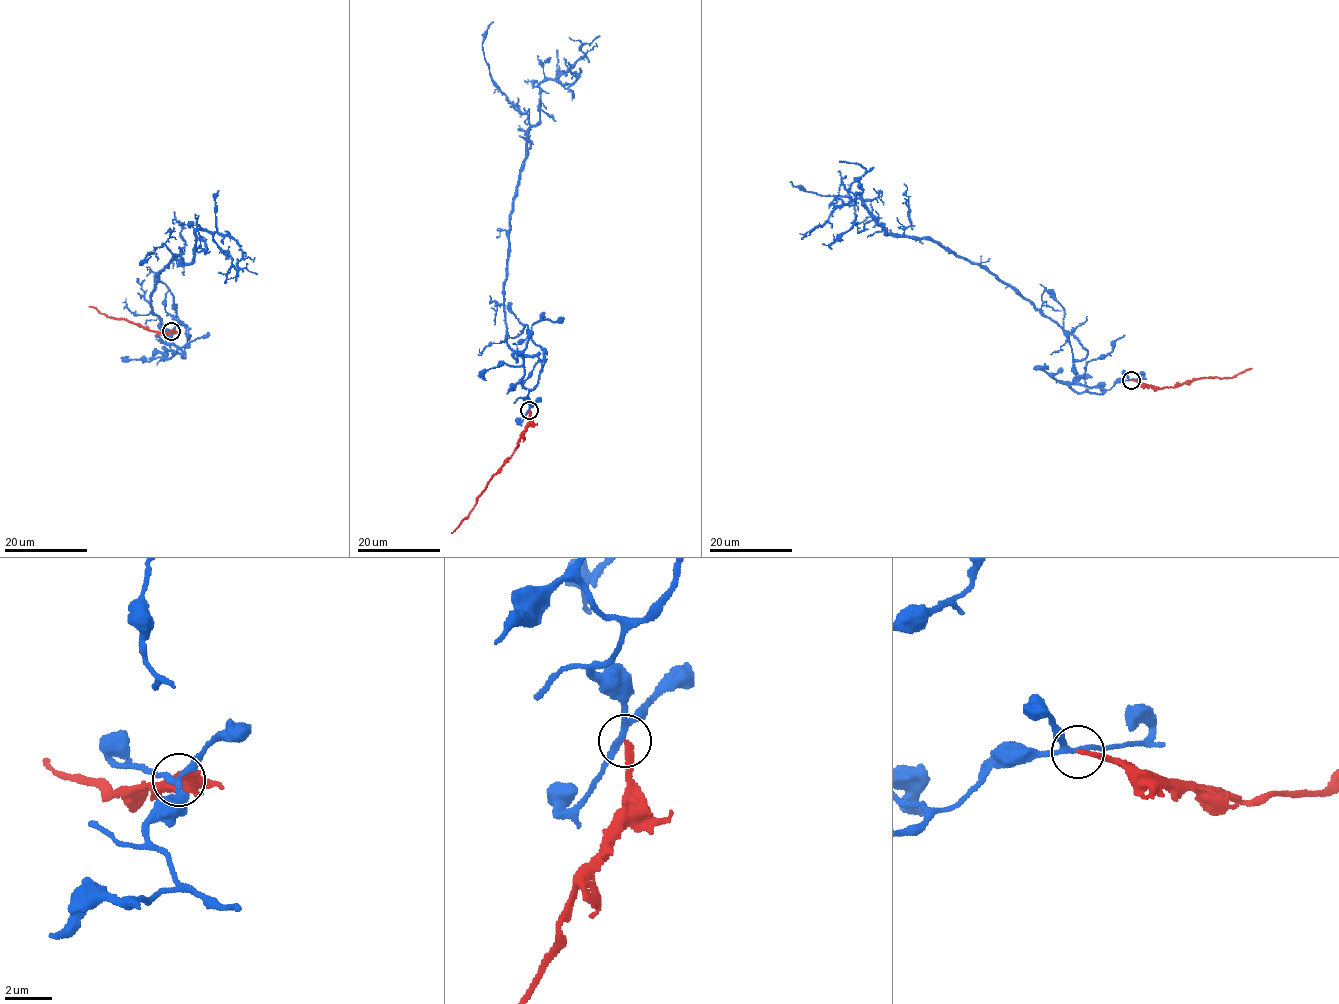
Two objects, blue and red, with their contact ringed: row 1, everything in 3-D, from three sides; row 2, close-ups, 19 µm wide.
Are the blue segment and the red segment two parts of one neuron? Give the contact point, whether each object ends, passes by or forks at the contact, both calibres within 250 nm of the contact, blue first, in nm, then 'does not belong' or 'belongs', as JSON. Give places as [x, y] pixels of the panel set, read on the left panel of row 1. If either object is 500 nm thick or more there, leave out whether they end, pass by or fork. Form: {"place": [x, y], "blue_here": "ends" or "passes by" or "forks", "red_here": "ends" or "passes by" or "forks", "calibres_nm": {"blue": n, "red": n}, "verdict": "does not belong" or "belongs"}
{"place": [171, 331], "blue_here": "forks", "red_here": "ends", "calibres_nm": {"blue": 200, "red": 220}, "verdict": "does not belong"}

